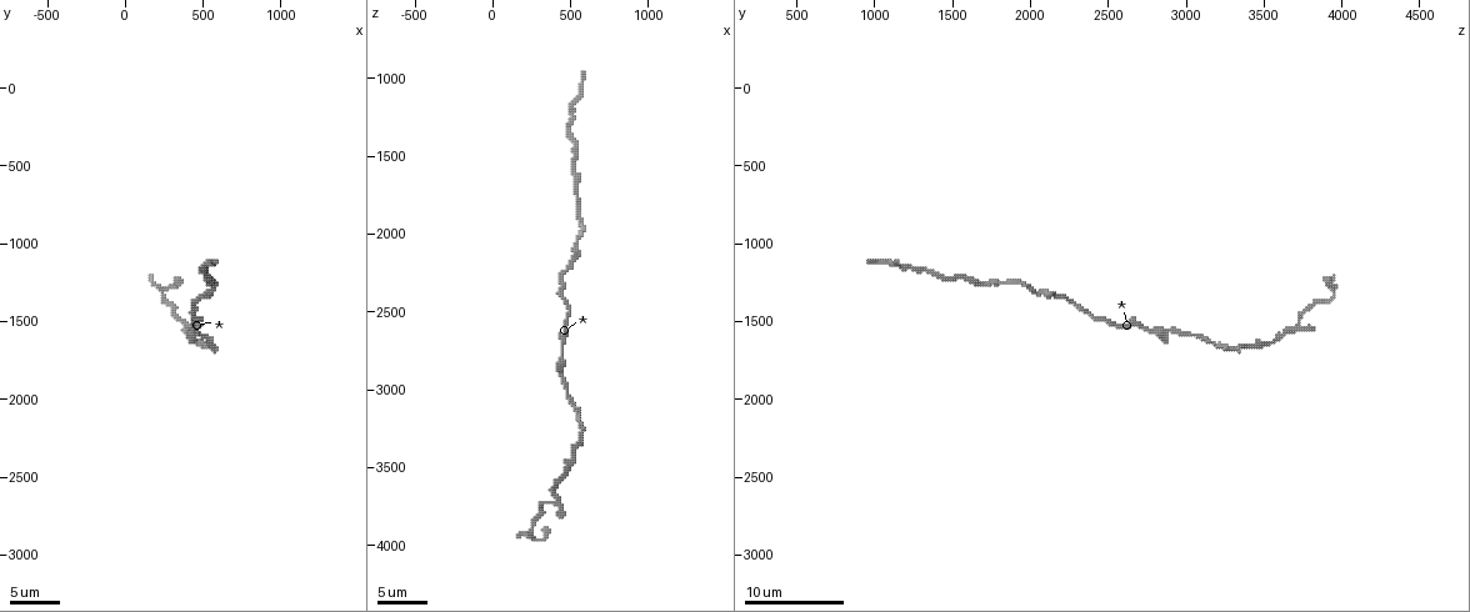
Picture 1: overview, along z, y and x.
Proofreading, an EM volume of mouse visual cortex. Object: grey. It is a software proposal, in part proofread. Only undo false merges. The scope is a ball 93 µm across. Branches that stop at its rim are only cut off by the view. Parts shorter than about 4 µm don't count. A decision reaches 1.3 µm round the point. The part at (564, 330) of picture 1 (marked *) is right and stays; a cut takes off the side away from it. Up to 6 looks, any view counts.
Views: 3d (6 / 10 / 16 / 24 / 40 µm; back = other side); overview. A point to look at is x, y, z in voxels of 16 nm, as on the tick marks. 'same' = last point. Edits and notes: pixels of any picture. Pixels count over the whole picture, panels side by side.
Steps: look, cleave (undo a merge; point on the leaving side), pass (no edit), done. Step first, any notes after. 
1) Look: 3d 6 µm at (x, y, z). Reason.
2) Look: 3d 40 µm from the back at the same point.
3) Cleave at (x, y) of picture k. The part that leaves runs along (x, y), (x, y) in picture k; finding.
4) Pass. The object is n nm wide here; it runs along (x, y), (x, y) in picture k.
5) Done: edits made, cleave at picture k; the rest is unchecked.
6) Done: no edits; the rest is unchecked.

Look: 3d 6 µm at (500, 1340, 2180). Thick turns thin.

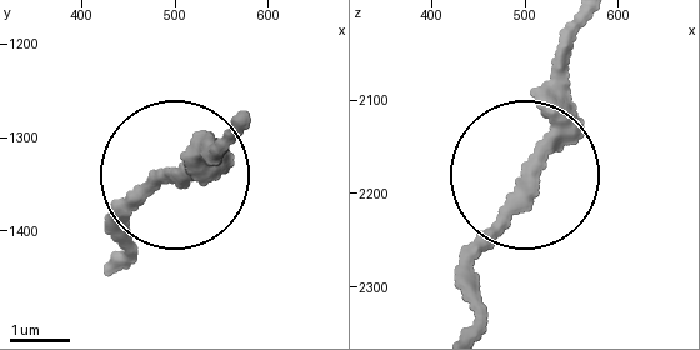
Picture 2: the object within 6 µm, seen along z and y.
Look: 3d 6 µm from the back at (500, 1340, 2190).

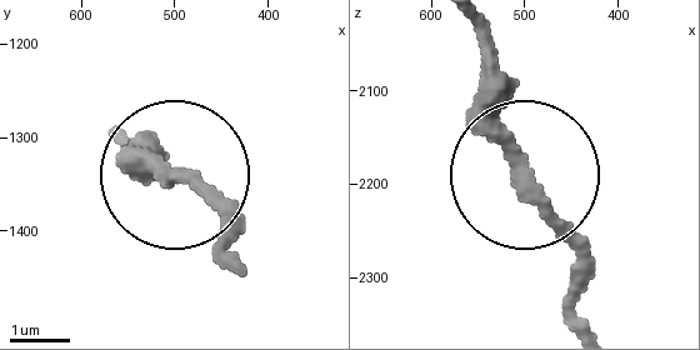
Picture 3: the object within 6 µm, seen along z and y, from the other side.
Pass. It runs along (575, 324), (575, 249), (510, 130), (480, 25) in picture 3; all the same neuron.

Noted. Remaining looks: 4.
Look: 3d 6 µm at (520, 1660, 3380). Calibre changes.

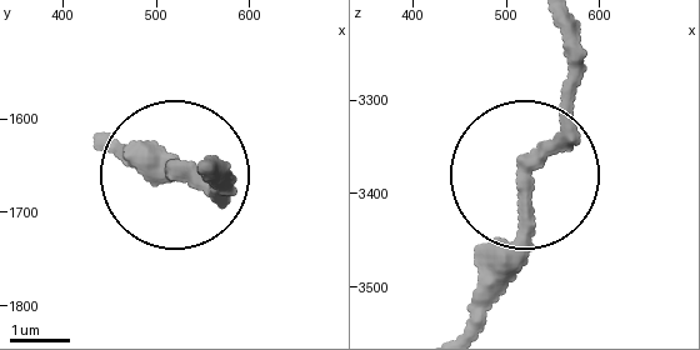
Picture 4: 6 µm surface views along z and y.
Pass. The object is 260 nm wide here; it runs along (560, 20), (575, 94), (530, 184), (525, 259), (485, 314) in picture 4; one neuron here.

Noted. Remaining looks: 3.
Look: 3d 10 µm at (420, 1540, 3740). Thick turns thin.

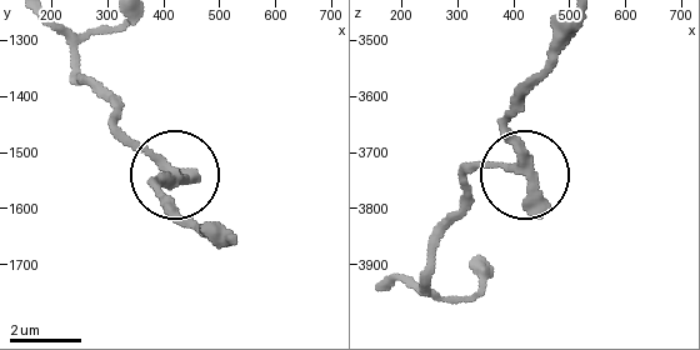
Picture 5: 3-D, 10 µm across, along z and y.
Pass. It runs along (581, 24), (515, 113), (521, 166), (485, 166), (461, 181) in picture 5; one neuron here.

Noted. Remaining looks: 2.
Done: no edits; the rest is unchecked.

